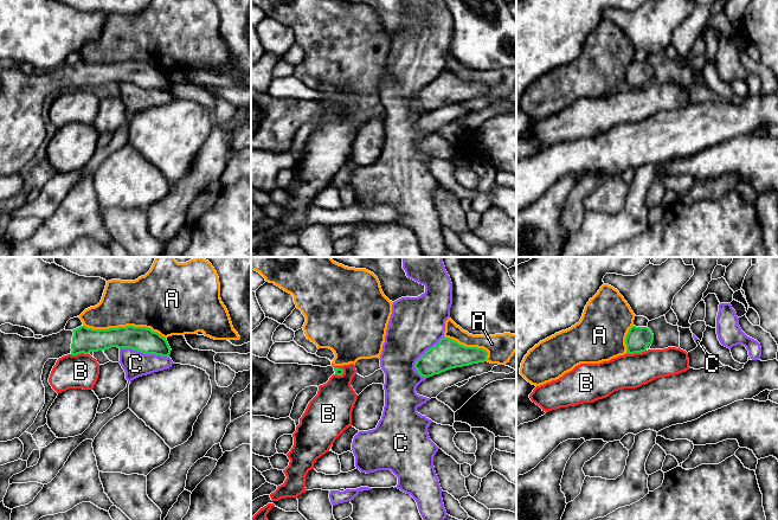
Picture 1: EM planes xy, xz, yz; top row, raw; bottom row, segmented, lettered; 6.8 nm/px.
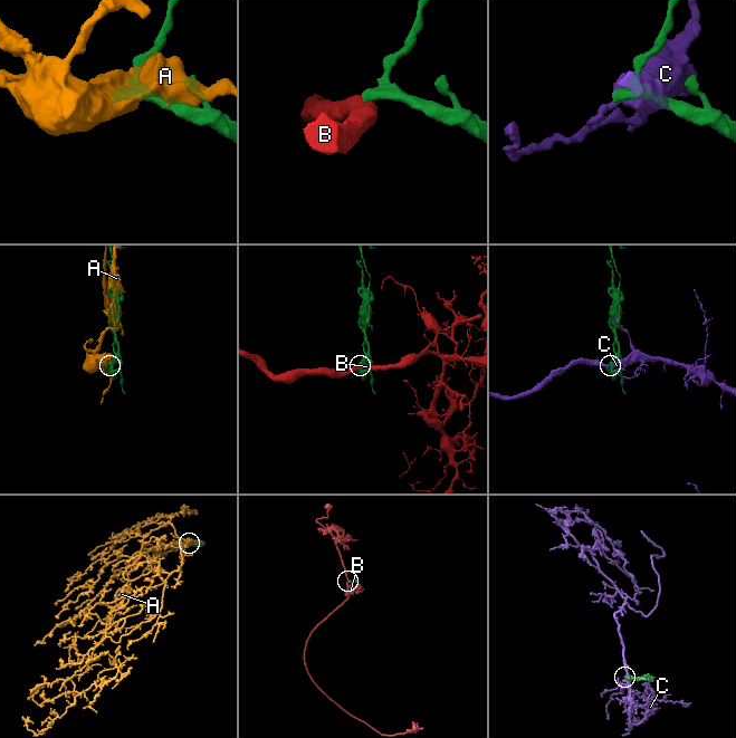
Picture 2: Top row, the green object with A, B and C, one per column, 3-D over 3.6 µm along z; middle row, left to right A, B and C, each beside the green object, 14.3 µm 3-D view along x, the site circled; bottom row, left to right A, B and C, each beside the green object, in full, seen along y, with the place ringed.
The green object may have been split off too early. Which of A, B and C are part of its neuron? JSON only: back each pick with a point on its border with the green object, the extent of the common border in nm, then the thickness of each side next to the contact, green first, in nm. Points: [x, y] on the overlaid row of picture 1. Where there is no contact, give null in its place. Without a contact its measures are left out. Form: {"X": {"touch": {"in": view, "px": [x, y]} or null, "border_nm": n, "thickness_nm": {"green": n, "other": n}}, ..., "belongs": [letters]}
{"belongs": []}

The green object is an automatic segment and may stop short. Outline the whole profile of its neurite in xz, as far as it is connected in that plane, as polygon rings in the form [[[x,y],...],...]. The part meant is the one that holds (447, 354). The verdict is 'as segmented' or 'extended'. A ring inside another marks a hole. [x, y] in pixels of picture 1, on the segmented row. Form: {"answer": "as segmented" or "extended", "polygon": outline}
{"answer": "as segmented", "polygon": [[[443,336],[416,361],[416,371],[425,378],[451,368],[469,366],[487,360],[488,352],[483,348],[465,347],[457,341]]]}

